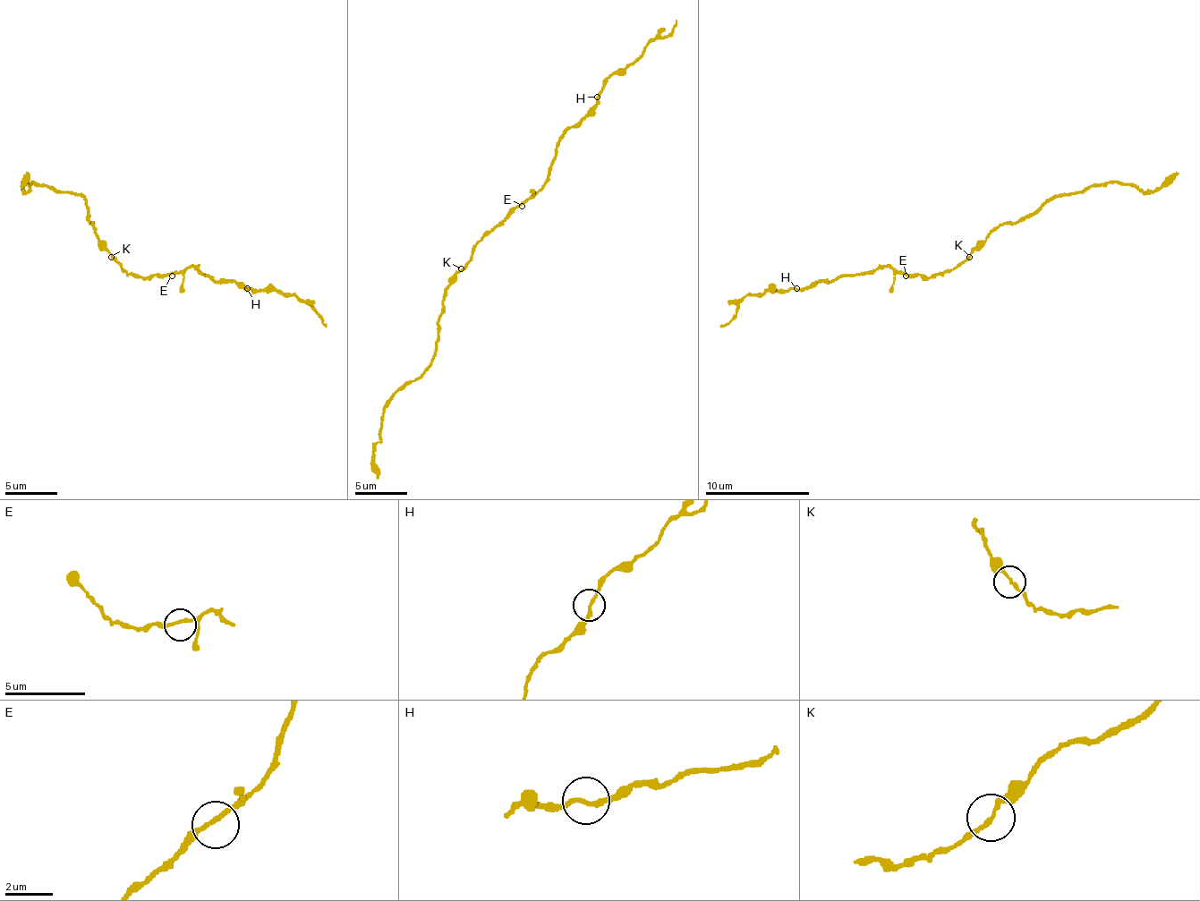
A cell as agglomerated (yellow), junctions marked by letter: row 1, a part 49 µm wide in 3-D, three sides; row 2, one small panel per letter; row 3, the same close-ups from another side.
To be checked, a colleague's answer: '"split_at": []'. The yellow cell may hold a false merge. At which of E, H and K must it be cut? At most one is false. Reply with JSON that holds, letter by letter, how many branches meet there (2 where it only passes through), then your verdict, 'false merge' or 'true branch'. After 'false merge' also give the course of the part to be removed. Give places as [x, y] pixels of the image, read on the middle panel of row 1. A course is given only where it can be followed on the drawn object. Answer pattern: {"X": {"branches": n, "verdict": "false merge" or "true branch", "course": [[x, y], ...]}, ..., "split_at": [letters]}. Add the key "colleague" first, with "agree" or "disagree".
{"colleague": "agree", "E": {"branches": 2, "verdict": "true branch"}, "H": {"branches": 2, "verdict": "true branch"}, "K": {"branches": 2, "verdict": "true branch"}, "split_at": []}

